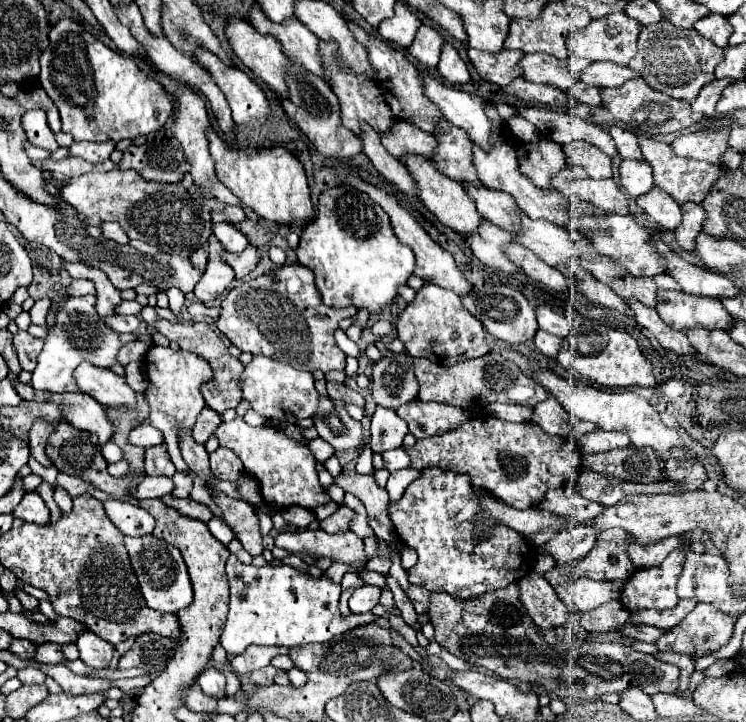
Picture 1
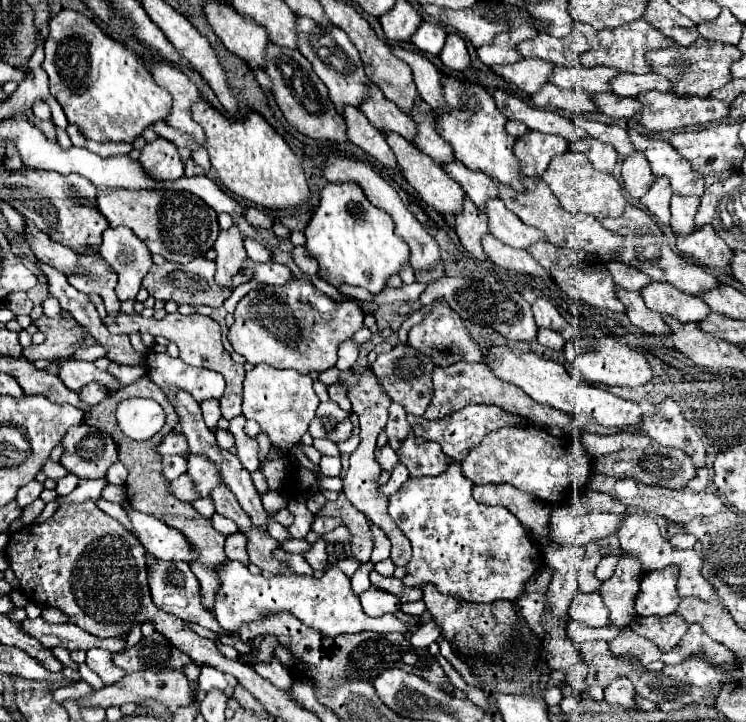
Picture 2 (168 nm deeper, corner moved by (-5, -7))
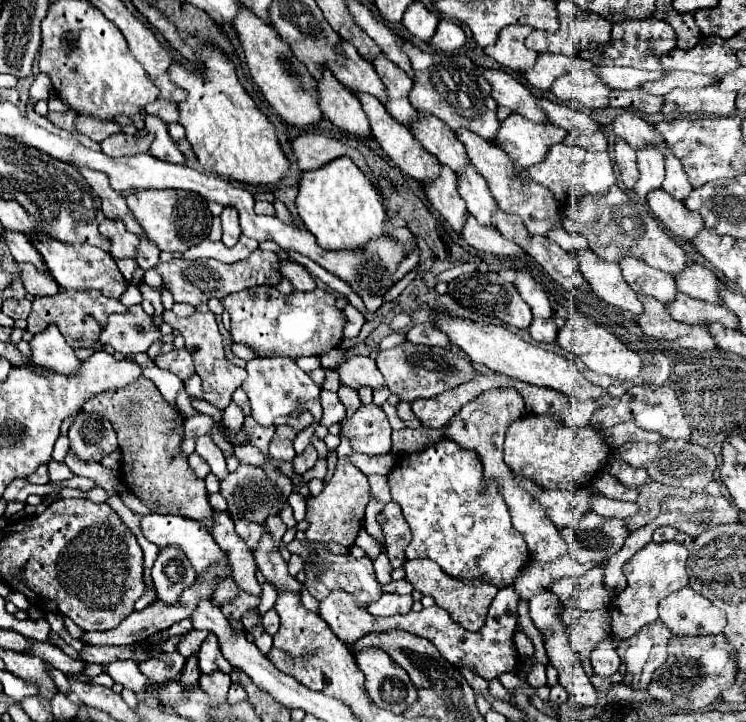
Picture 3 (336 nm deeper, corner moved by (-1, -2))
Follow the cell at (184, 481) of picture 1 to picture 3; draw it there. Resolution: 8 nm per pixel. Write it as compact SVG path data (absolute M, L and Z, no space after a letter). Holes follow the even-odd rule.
M197 437L197 449L195 451L209 463L209 467L217 475L217 479L225 479L229 475L229 471L225 467L225 455L213 443L211 437Z

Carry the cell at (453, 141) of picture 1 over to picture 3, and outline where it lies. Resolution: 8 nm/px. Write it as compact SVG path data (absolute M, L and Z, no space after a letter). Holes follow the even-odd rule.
M385 53L377 55L377 59L373 59L373 65L385 85L387 91L387 103L385 109L403 125L411 125L415 121L415 113L411 103L409 103L409 91L413 87L413 79L409 75L405 75L405 71L401 71L393 61L389 61L385 57Z

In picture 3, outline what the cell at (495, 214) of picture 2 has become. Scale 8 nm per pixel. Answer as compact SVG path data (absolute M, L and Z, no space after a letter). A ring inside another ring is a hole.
M469 165L469 171L465 175L457 175L457 191L467 203L467 211L481 223L491 227L491 215L495 209L495 199L491 197L491 191L485 183L485 179L475 171L473 165Z

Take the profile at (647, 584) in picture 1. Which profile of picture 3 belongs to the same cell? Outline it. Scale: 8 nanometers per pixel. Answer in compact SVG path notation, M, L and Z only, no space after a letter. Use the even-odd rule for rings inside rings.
M677 541L665 543L647 543L641 551L637 551L623 567L627 587L619 591L609 603L611 615L611 635L617 639L633 637L643 625L657 619L657 605L665 595L671 595L689 583L689 575L685 569L687 563L687 547Z

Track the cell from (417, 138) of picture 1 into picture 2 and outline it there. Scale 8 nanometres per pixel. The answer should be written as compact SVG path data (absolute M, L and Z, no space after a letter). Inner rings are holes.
M373 86L369 92L369 100L365 100L359 110L369 118L369 122L383 134L395 132L399 136L403 136L405 140L415 140L417 136L417 126L415 122L403 114L393 102L389 102L383 92Z

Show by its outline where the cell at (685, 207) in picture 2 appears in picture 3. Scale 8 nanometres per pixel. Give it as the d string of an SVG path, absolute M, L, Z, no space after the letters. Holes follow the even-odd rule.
M673 153L665 155L665 181L661 187L679 201L683 201L685 195L689 195L693 189L685 175L685 169L681 167L681 161Z

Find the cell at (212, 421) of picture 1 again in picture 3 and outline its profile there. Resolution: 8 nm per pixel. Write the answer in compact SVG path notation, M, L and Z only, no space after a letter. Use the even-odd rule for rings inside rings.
M193 375L189 381L185 381L185 389L189 393L189 397L197 397L197 399L203 399L203 389L201 389L201 379L197 375Z

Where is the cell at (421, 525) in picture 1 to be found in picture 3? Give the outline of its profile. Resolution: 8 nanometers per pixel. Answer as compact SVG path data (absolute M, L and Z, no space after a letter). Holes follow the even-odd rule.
M443 437L423 451L397 455L397 465L387 475L387 483L413 531L413 541L405 549L407 559L427 557L451 577L463 581L477 577L499 589L513 585L519 569L527 565L527 545L511 525L497 483L485 479L477 451L461 449Z

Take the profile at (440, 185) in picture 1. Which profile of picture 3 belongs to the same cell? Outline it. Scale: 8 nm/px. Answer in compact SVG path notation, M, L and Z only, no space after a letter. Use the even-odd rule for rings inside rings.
M361 93L361 95L357 95L357 99L361 101L361 107L363 107L363 111L365 111L367 119L369 119L371 133L373 133L375 141L381 145L381 149L387 153L387 157L389 157L397 167L401 167L407 175L411 175L413 179L417 179L417 181L421 181L421 183L433 181L433 179L439 177L439 161L437 161L433 155L429 155L429 153L421 147L421 143L417 143L417 139L411 135L409 127L397 123L397 121L387 113L387 109L383 107L383 103L377 103L377 99L373 99L373 95Z

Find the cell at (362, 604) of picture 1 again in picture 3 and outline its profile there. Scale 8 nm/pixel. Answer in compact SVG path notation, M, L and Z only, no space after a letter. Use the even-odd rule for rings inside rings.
M381 595L379 601L371 603L367 609L377 617L391 617L391 615L407 615L411 611L413 597L411 595Z

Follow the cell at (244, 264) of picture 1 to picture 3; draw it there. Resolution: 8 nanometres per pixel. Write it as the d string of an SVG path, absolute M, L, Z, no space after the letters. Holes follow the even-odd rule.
M287 261L287 263L279 265L279 271L281 271L283 277L287 277L291 281L291 285L297 291L313 291L317 287L317 283L309 275L309 271L305 267L301 267L299 263L295 263L295 261Z

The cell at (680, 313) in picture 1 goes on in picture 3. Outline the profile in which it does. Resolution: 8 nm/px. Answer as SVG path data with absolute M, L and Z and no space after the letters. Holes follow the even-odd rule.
M633 255L621 257L619 265L621 265L625 281L629 283L629 287L633 291L651 295L661 303L673 301L677 287L675 287L675 279L669 273L657 271L657 269L649 267L647 263L641 263L641 259L637 259Z

